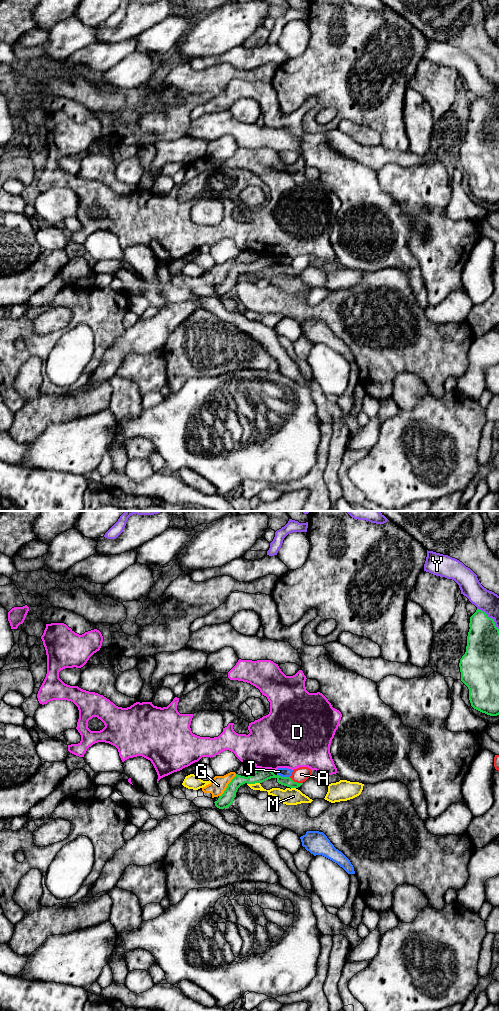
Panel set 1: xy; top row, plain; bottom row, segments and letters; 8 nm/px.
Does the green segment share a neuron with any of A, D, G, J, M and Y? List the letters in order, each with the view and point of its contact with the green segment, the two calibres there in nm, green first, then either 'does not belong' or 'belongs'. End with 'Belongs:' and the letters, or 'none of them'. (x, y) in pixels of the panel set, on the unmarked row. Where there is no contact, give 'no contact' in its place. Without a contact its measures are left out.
A: xy (296, 270) | 90/120 nm | does not belong
D: xy (264, 257) | 110/440 nm | does not belong
G: xy (228, 273) | 110/140 nm | does not belong
J: xy (283, 265) | 110/80 nm | does not belong
M: xy (253, 271) | 110/90 nm | does not belong
Y: xy (490, 106) | 260/170 nm | does not belong
Belongs: none of them

